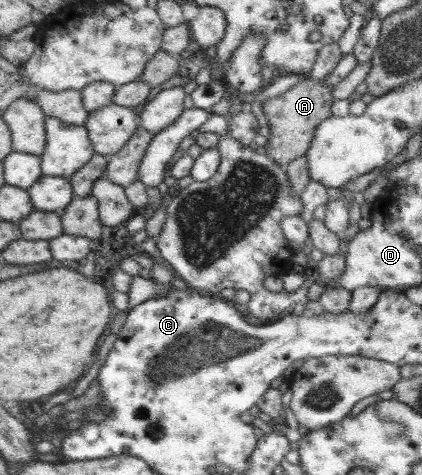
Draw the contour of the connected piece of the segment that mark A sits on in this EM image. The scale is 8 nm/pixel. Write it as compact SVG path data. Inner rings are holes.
M304 78L295 84L288 92L276 98L266 99L262 103L264 116L270 125L270 134L265 144L265 155L273 158L274 162L287 166L294 158L306 154L316 127L331 115L331 104L334 102L332 89L325 78Z

